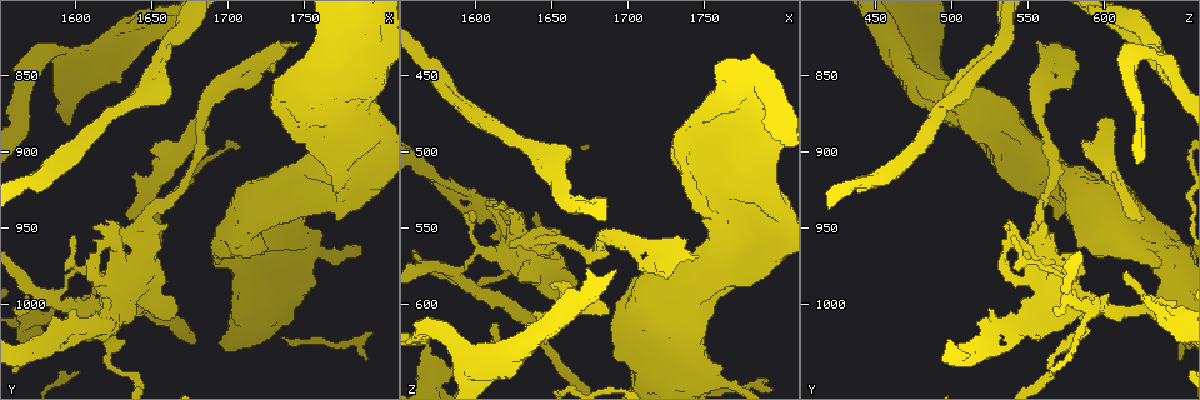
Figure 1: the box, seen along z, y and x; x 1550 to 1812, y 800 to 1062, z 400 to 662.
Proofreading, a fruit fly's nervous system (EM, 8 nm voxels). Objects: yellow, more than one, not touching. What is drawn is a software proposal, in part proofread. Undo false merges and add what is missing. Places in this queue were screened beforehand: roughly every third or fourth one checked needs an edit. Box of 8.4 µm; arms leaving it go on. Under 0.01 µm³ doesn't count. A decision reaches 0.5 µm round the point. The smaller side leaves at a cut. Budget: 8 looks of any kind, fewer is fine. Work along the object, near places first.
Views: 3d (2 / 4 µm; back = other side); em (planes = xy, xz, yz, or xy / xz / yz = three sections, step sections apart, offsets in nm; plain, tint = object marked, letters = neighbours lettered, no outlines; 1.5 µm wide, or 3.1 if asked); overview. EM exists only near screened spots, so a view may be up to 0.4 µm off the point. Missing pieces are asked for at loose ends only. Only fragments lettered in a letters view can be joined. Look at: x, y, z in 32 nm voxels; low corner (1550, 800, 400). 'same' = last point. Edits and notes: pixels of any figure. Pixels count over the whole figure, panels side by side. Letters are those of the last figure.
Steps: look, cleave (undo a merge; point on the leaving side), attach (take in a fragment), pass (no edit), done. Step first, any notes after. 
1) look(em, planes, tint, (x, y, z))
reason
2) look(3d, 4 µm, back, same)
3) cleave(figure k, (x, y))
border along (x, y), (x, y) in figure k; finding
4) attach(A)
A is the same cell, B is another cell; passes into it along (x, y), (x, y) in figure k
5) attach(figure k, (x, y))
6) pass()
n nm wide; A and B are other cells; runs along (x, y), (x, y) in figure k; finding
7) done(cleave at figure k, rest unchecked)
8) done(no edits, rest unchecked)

look(em, planes, tint, (1650, 900, 588))
free end

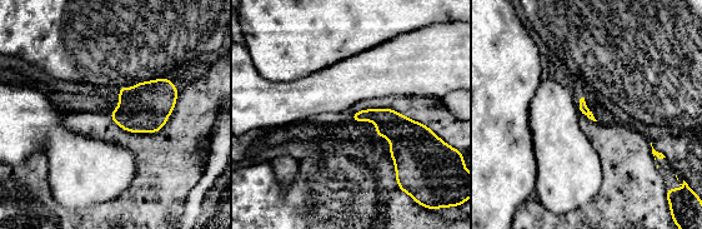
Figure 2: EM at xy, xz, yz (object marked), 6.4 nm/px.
look(em, planes, letters, same)

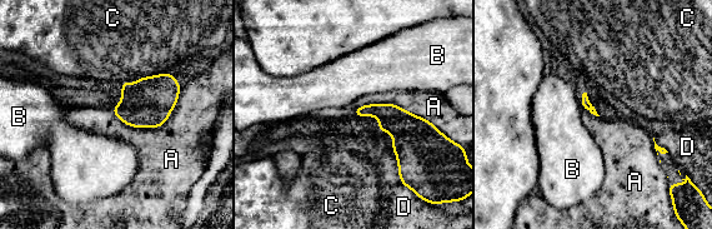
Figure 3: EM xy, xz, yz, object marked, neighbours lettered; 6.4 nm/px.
pass()
A, B, C and D are other cells; border along (181, 86), (159, 127), (109, 109) in figure 3; none of them fits

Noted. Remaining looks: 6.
look(3d, 4 µm, (1638, 942, 620))
branch stops here

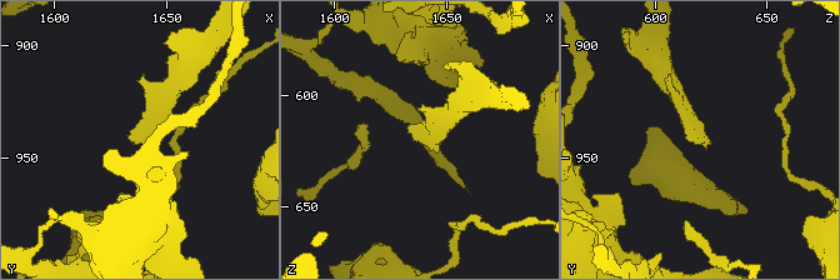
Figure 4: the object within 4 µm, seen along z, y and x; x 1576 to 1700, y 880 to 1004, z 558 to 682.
look(em, planes, tint, (1637, 944, 621))

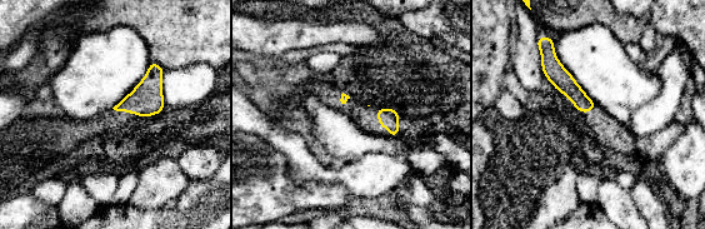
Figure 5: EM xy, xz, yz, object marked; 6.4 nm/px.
look(em, planes, letters, same)
what lies round it

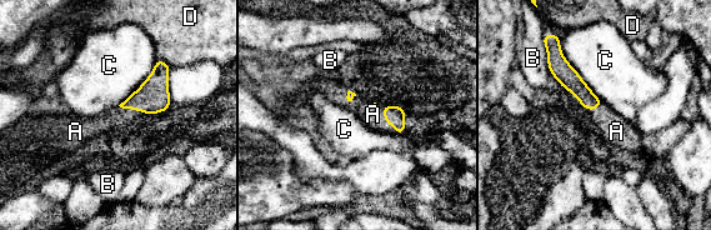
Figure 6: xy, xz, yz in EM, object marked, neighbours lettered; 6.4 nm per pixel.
attach(A)
A is the same cell, B, C and D are other cells; passes into it along (395, 115), (385, 119), (372, 114) in figure 6; it goes on there

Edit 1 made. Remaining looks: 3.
look(overview)

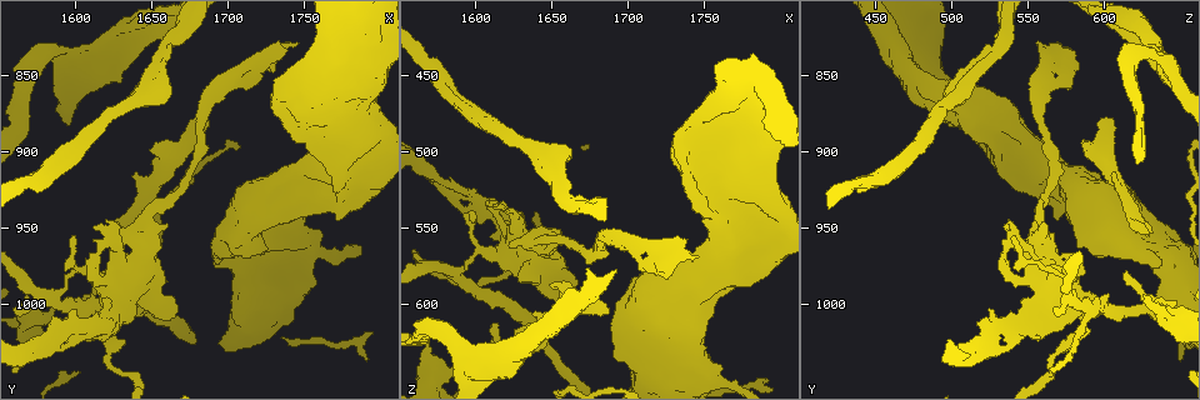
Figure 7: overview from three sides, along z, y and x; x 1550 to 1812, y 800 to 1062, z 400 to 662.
look(em, xy, step 4, tint, (1744, 830, 568))
branch stops here

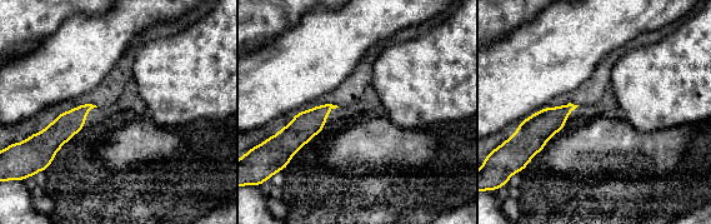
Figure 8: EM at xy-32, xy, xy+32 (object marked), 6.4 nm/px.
look(em, planes, letters, same)
cut it another way

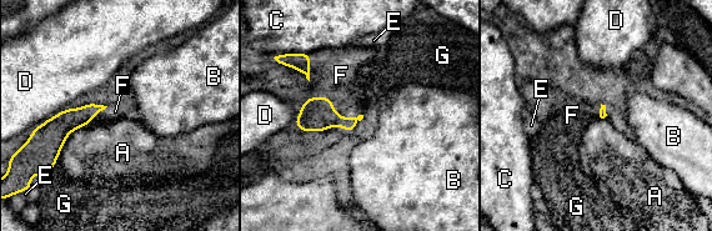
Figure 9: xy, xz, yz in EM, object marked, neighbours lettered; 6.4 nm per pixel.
attach(F)
F is the same cell, A, B, C, D, E and G are other cells; passes into it along (316, 114), (335, 110), (341, 75) in figure 9; the cell continues

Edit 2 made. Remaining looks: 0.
done(attach at figure 6, attach at figure 9, rest unchecked)

